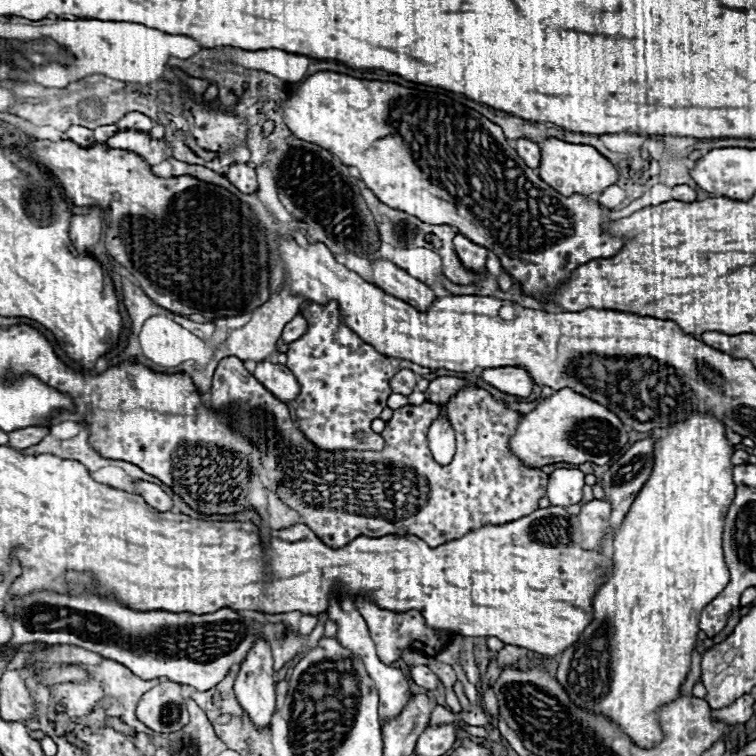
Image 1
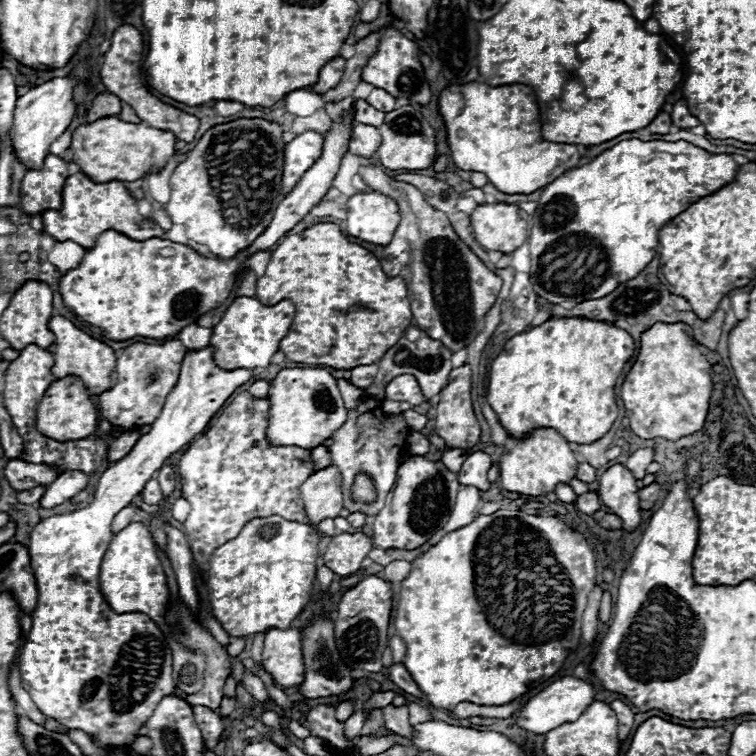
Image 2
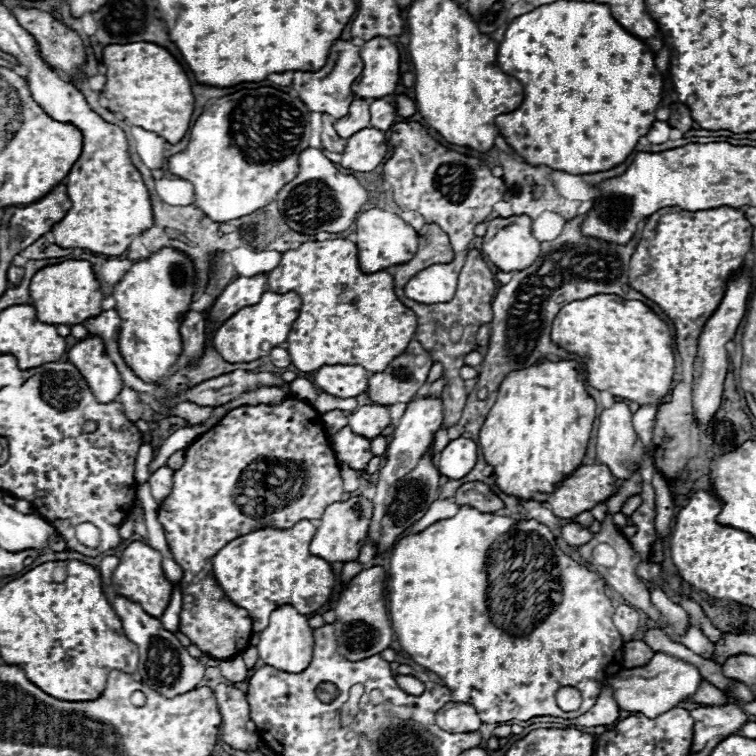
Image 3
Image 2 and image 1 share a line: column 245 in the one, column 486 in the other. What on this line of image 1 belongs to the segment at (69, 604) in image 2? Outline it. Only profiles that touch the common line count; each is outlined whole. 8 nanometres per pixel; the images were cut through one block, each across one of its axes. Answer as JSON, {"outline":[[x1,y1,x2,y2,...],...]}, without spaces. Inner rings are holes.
{"outline":[[518,366,484,369,481,378,490,386,498,388,500,392,506,392,506,394,518,396,518,398,530,396,530,392,534,388,534,382,528,376,528,372,524,368,518,368]]}

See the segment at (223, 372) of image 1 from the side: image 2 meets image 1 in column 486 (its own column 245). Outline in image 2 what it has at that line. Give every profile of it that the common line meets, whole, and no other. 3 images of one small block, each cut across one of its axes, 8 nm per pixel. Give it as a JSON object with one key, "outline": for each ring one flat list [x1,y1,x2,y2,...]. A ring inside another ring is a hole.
{"outline":[[248,392,238,394,230,404,222,408,220,416,212,422,212,426,196,436,196,440,190,444,190,448,182,454,178,462,182,496,190,502,190,514,182,524,182,530,188,536,190,550,204,576,206,576,206,562,210,560,210,554,218,546,222,546,222,542,236,538,240,530,246,526,246,522,254,518,268,518,274,514,294,522,302,522,306,518,300,498,300,486,314,472,310,452,298,446,272,446,266,440,268,412,270,412,268,400,256,400]]}

